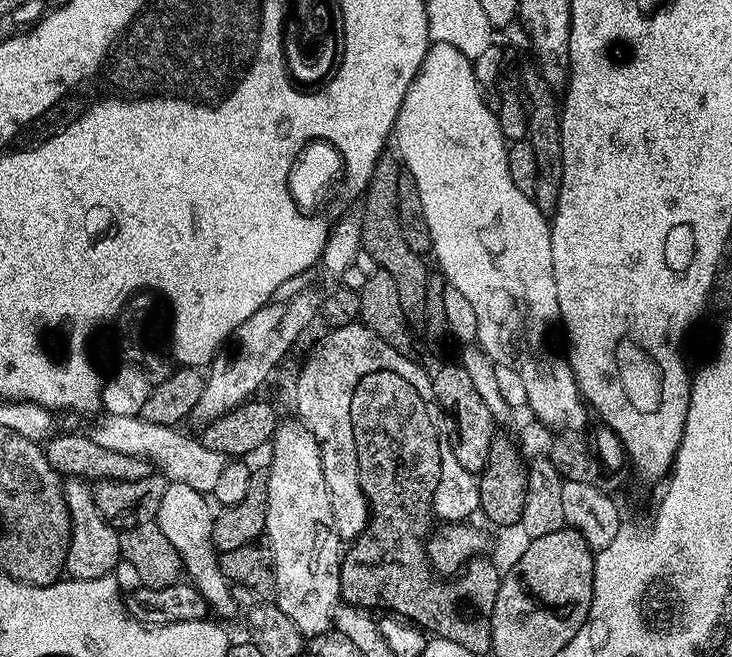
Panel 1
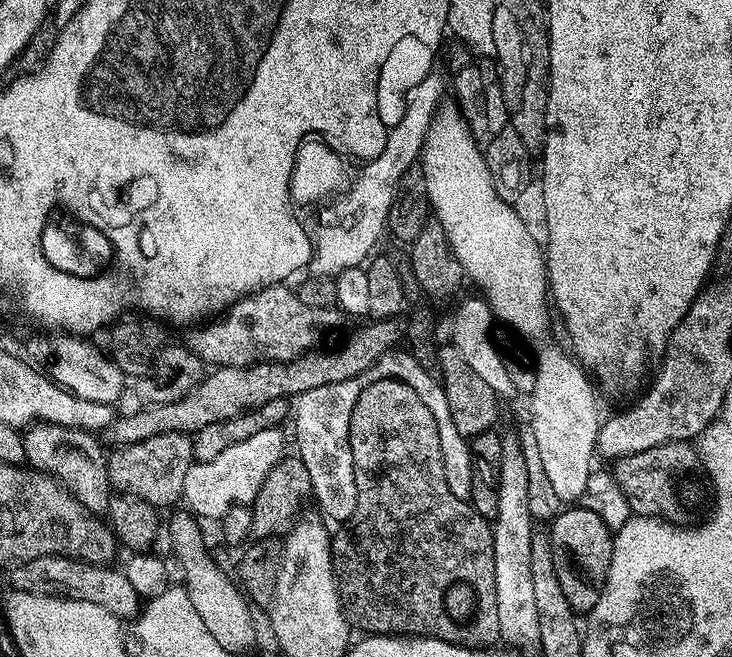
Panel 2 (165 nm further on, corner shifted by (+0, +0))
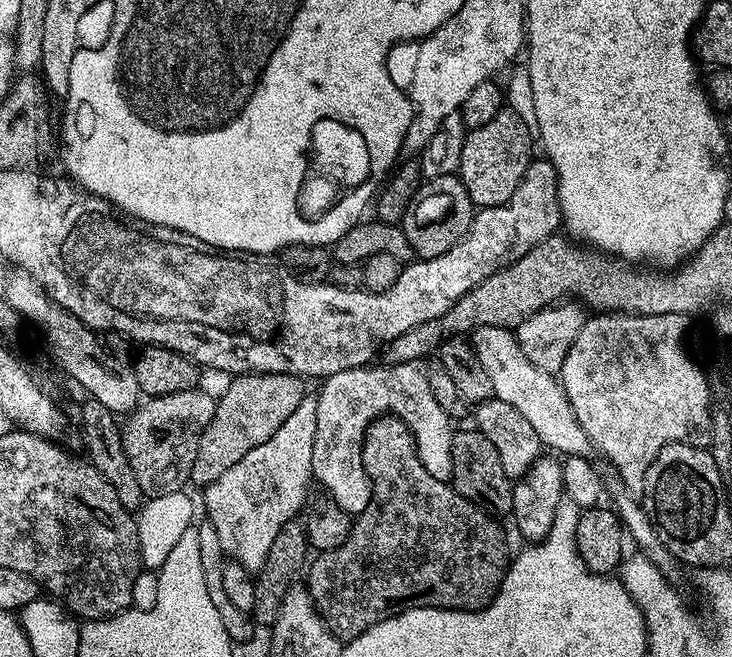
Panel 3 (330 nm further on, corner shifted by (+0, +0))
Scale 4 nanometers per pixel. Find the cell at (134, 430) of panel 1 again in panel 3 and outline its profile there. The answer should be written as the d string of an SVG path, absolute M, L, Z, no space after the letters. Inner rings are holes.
M312 394L305 395L302 402L298 402L298 410L274 430L274 434L262 446L254 446L242 462L234 462L222 478L210 482L203 489L204 508L208 511L207 523L218 530L218 542L222 542L222 550L225 557L231 558L235 563L240 564L248 572L259 573L260 568L266 562L266 554L270 554L270 546L282 530L290 521L297 519L309 499L308 483L313 483L312 459L314 458L314 434L318 426L318 406L317 397Z

